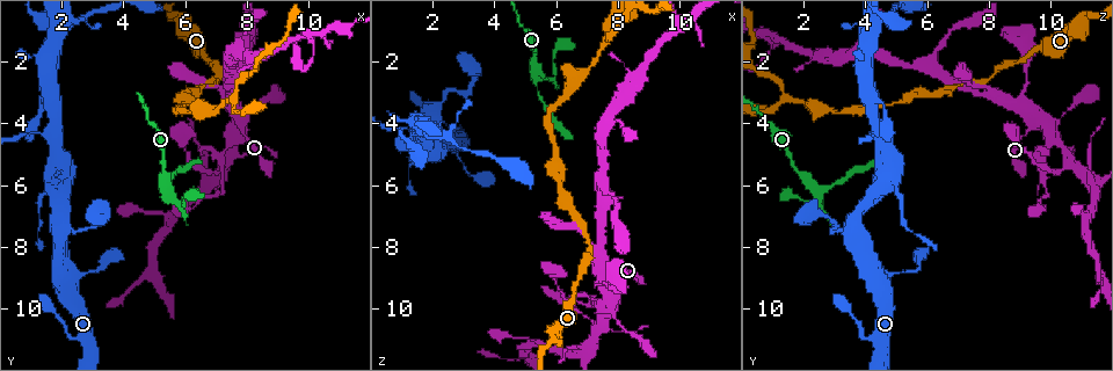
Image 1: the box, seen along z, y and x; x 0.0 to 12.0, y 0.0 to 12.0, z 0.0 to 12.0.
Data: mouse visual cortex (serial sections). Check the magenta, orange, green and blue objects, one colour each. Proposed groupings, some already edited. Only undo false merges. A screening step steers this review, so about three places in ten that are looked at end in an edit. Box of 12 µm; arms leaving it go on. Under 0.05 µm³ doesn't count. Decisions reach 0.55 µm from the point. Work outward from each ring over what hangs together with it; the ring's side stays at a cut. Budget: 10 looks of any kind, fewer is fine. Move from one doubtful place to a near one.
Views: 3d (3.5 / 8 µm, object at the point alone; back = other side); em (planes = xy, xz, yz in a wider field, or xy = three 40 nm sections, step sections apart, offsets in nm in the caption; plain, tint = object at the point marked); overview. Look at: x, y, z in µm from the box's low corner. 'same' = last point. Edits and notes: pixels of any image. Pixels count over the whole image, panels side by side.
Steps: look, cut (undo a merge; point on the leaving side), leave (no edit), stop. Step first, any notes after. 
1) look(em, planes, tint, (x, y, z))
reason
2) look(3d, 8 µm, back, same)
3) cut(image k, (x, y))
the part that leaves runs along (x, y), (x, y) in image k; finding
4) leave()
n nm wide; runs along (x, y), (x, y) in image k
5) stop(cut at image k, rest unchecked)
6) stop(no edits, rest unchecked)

look(3d, 8 µm, (7.5, 4.6, 9.9))
four arms meet

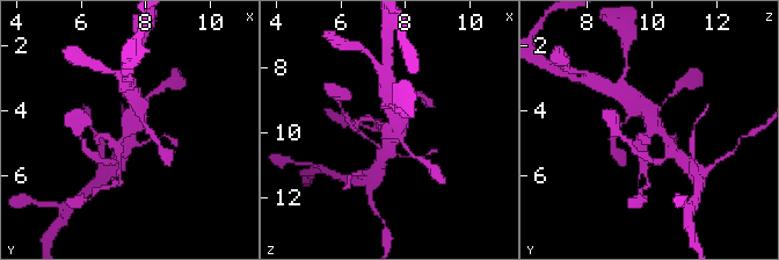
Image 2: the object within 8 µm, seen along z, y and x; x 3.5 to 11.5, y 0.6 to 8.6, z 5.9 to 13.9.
look(em, xy, step 5, tint, (7.4, 4.7, 10.0))
4 arms; arms of 150, 150, 350, 400 nm; shape alone is not enough

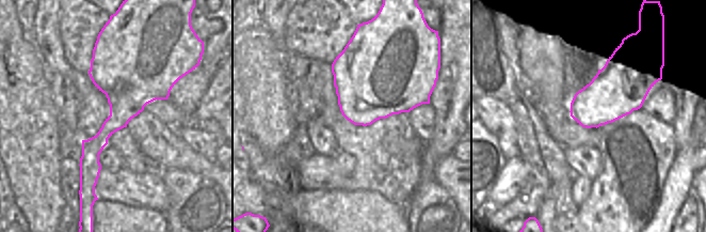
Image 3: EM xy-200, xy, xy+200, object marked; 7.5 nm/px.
cut(image 2, (643, 166))
500 nm wide; the part that leaves runs along (121, 147), (121, 170), (107, 188) in image 2; a second cell is stuck on

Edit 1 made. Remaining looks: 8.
look(overview)
see it whole again

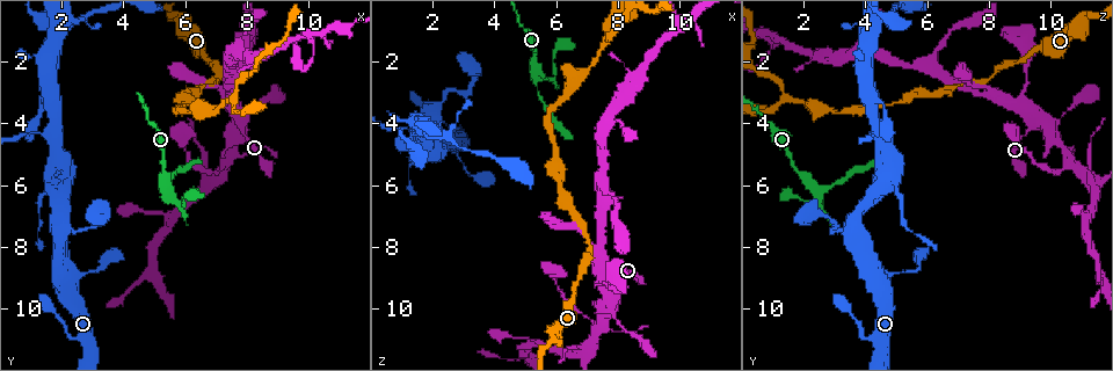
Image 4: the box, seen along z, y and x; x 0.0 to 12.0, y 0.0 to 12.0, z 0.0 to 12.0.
look(3d, 3.5 µm, (7.4, 3.1, 8.1))
small branch off a trunk

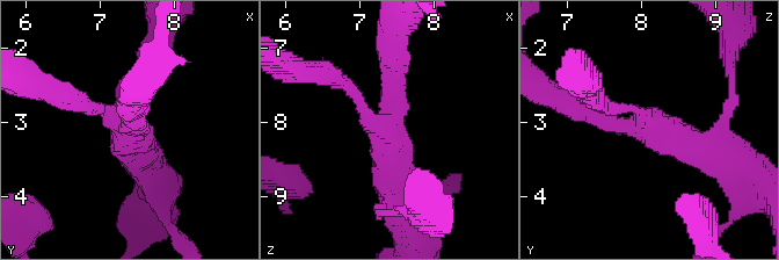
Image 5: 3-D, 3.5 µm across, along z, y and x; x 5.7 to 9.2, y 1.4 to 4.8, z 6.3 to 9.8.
look(em, planes, tint, (7.40, 3.10, 8.10))
3 arms; arms of 200, 250, 450 nm; shape alone is not enough

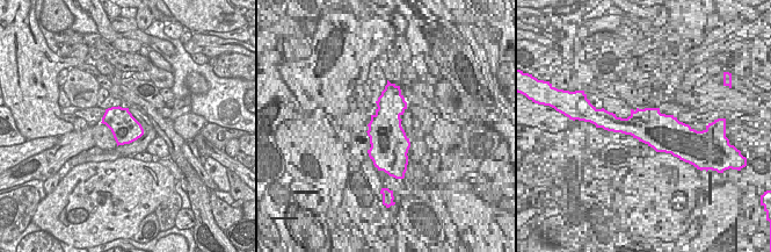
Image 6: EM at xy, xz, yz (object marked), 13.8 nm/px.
leave()
continuous, no second cell

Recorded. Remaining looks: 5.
look(3d, 3.5 µm, (6.0, 6.7, 2.4))
sharp bend

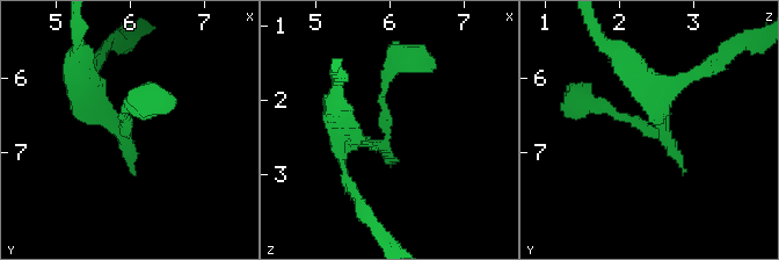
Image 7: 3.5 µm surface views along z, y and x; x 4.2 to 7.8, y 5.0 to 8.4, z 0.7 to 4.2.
look(em, xy, step 1, tint, (6.00, 6.75, 2.45))

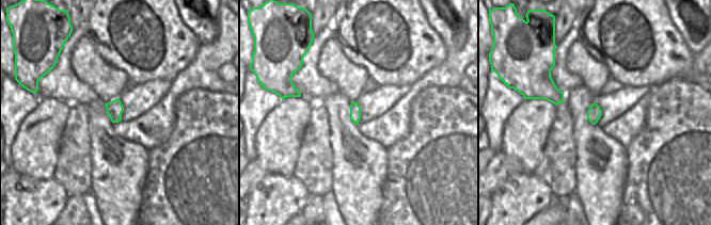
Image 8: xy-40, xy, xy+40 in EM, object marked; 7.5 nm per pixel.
leave()
80 nm wide; runs along (650, 86), (662, 132), (591, 105) in image 7; all the same cell

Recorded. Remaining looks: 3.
look(3d, 3.5 µm, (10.0, 1.2, 1.0))
branch point

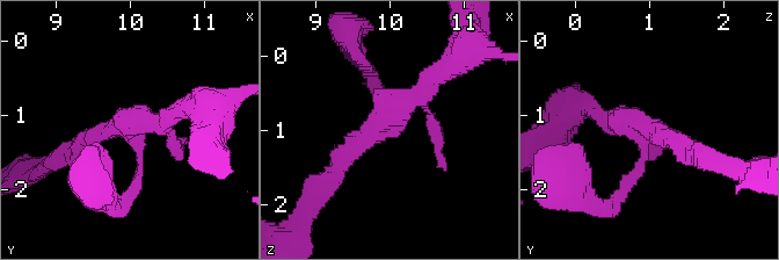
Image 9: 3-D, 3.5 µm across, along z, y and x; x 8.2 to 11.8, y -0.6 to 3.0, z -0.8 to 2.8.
look(em, xy, step 1, plain, (9.90, 1.15, 0.90))
3 arms; arms of 150, 200, 250 nm; need the tissue

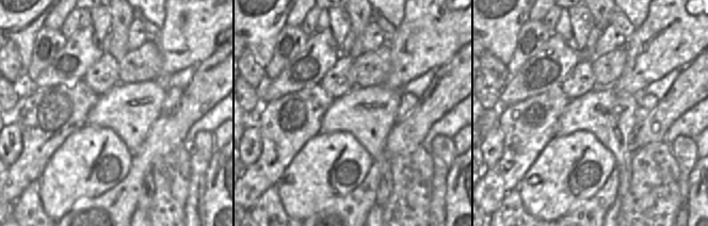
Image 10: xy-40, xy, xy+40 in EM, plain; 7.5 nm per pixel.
look(em, xy, step 1, tint, same)
with the object marked

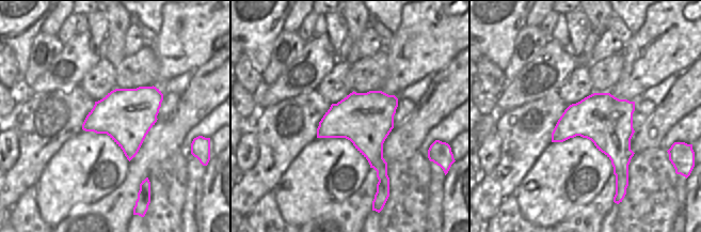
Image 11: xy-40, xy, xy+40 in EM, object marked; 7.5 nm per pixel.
leave()
runs along (333, 173), (436, 72) in image 9; all the same cell

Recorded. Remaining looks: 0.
stop(cut at image 2, rest unchecked)

